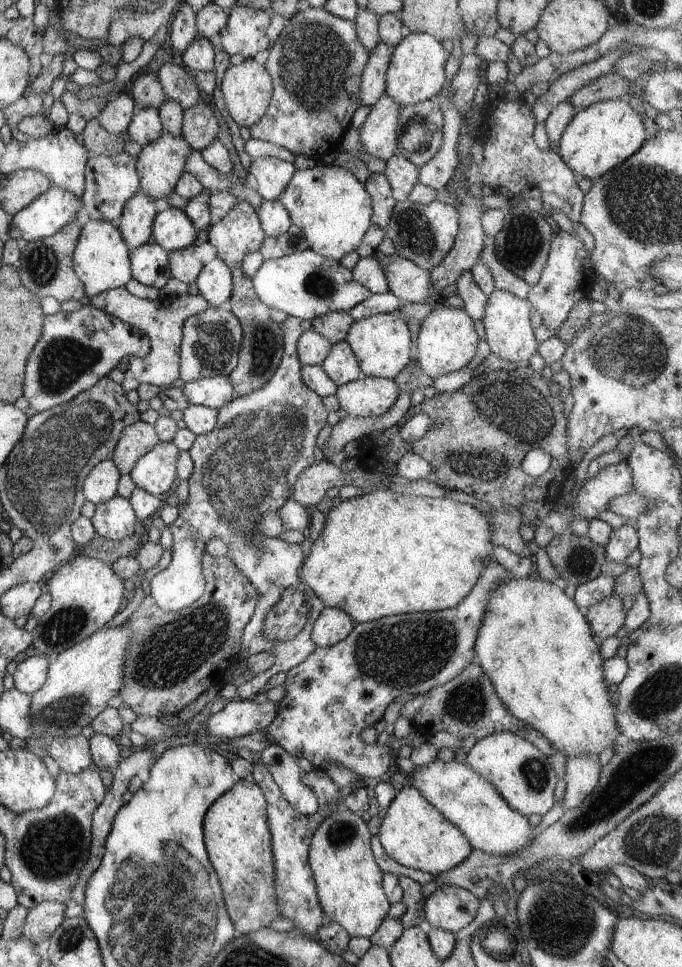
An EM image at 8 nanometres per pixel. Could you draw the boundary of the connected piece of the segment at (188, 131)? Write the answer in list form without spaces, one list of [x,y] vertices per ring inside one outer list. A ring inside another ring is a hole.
[[[202,101],[183,110],[182,132],[192,150],[201,151],[210,146],[218,134],[218,121],[212,108]]]

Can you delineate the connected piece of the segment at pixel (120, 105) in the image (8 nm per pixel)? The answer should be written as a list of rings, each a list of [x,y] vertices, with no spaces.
[[[122,92],[120,96],[106,103],[96,120],[108,132],[120,135],[127,132],[136,109],[138,106],[134,99],[128,93]]]

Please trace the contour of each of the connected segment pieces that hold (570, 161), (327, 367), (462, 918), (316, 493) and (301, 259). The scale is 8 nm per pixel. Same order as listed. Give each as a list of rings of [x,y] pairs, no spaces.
[[[608,99],[579,109],[564,129],[557,142],[558,154],[576,174],[591,181],[598,180],[604,173],[620,166],[646,141],[642,114],[629,105],[628,99]]]
[[[345,340],[332,345],[331,351],[321,367],[338,387],[362,376],[358,359]]]
[[[442,885],[426,898],[419,915],[426,920],[426,927],[458,932],[474,920],[480,905],[477,893],[456,885]]]
[[[327,460],[313,464],[297,476],[290,499],[305,506],[308,510],[316,508],[326,497],[328,488],[344,486],[344,473]]]
[[[310,248],[279,259],[264,260],[254,274],[253,285],[264,304],[305,321],[334,311],[349,312],[371,295],[364,285],[356,282],[351,270]]]

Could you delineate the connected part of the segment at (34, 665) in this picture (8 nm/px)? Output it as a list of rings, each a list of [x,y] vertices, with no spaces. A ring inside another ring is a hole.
[[[30,652],[28,659],[17,664],[13,674],[15,688],[29,695],[40,690],[46,682],[49,665],[47,657]]]

